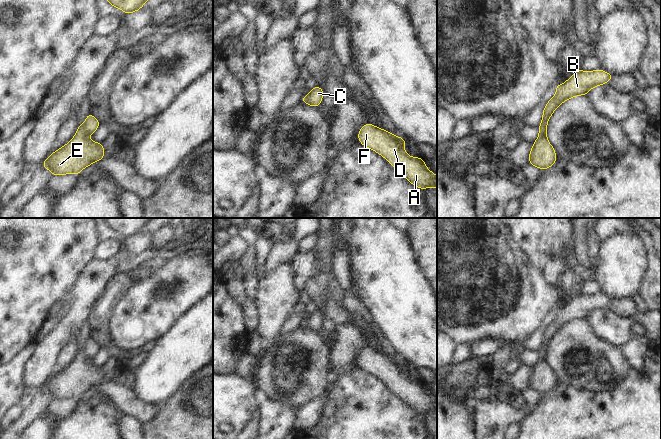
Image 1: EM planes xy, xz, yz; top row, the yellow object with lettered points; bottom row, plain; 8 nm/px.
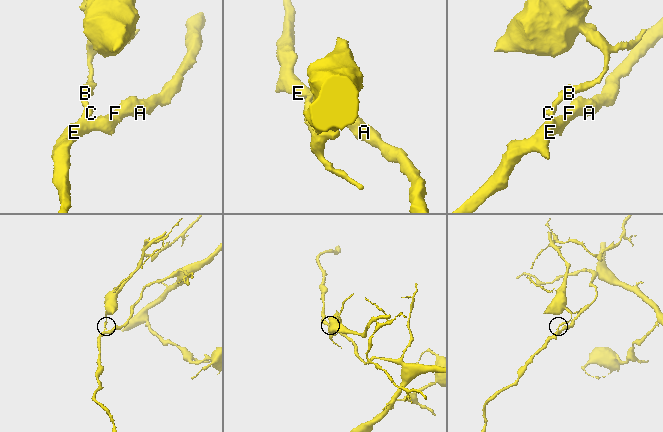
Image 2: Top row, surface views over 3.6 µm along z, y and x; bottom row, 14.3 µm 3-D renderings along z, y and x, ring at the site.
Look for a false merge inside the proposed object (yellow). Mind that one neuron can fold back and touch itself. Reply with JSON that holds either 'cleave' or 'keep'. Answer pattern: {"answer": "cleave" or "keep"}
{"answer": "cleave"}

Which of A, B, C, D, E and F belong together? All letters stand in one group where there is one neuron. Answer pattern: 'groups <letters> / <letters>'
groups A D E F / B C

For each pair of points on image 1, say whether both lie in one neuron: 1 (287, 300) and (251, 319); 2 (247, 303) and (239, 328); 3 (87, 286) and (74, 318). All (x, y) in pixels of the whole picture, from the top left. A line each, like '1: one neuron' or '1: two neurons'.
1: two neurons
2: two neurons
3: one neuron

